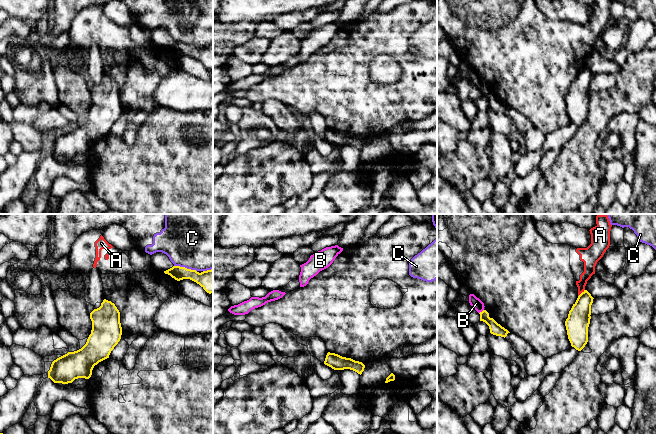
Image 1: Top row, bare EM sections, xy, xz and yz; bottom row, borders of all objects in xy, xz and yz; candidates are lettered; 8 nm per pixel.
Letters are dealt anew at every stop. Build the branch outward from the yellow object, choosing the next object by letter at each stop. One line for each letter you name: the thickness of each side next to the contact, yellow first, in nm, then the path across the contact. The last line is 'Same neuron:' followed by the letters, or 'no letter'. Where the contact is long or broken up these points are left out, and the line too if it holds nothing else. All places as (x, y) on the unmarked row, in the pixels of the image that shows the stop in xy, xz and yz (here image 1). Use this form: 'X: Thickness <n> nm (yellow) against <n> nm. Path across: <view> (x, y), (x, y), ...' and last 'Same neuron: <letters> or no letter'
Same neuron: no letter

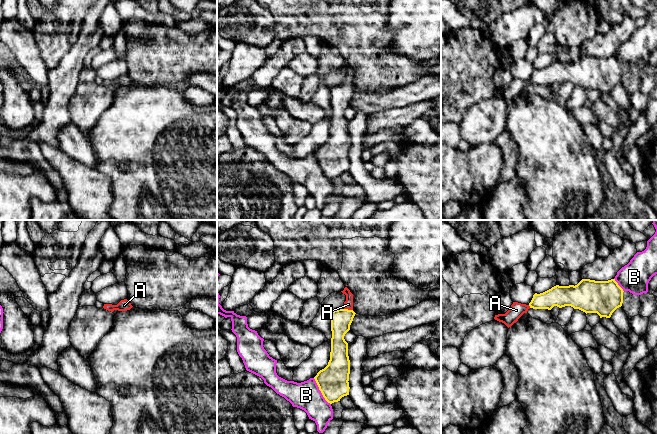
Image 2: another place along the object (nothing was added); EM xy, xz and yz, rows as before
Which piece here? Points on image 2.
A: Thickness 170 nm (yellow) against 80 nm. Path across: xz (341, 95), (347, 85), (348, 80)
Same neuron: A

